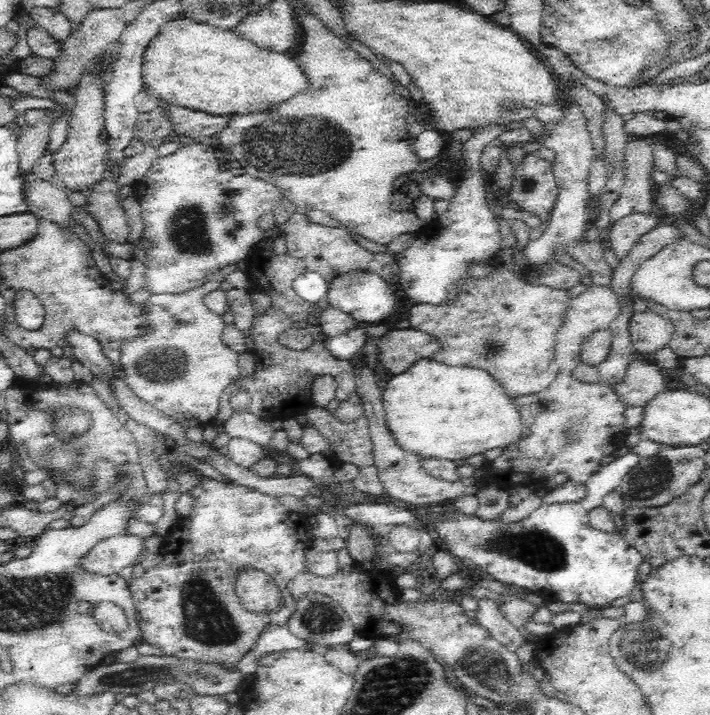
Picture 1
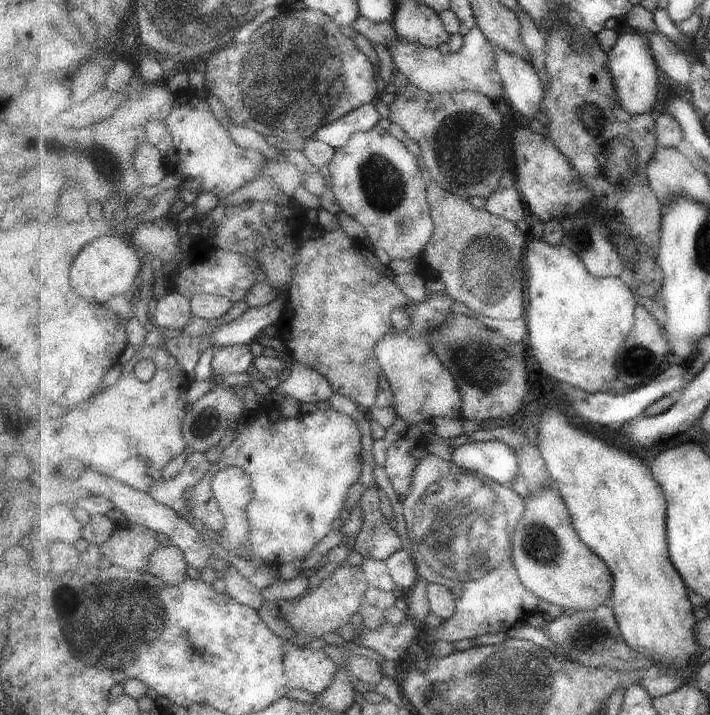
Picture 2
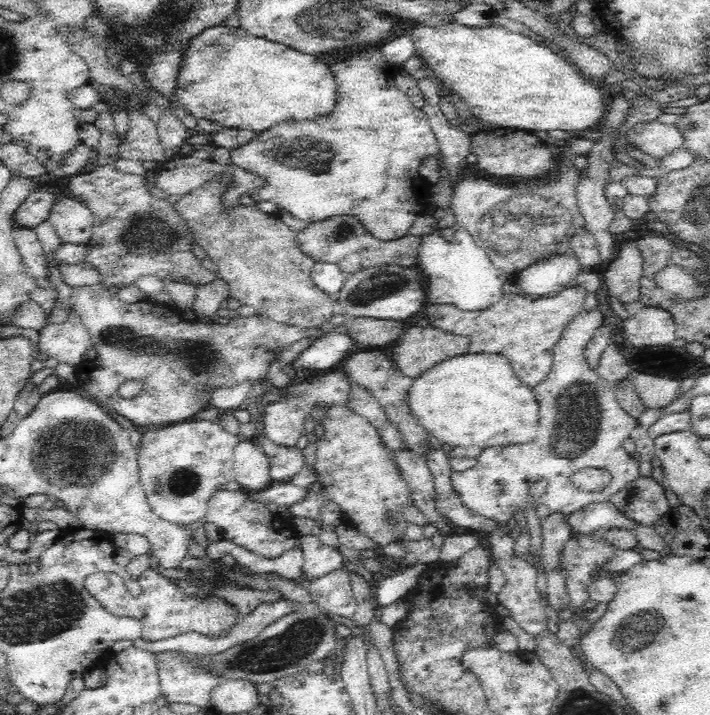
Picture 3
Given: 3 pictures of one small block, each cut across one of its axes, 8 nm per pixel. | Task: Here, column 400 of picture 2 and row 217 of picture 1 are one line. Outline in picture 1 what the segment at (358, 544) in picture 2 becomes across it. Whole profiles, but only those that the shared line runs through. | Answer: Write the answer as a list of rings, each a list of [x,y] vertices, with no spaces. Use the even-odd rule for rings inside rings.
[[[526,154],[513,170],[514,181],[506,191],[507,198],[546,222],[560,192],[553,175],[553,163],[534,154]]]

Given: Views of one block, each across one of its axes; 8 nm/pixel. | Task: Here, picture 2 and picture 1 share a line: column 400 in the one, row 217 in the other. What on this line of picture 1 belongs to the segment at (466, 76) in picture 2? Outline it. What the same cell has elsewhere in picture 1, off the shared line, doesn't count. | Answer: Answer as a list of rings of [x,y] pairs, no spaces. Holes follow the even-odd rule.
[[[32,178],[32,182],[23,187],[23,197],[28,211],[38,219],[52,221],[71,230],[71,222],[74,220],[71,212],[74,206],[61,184],[55,180]]]

